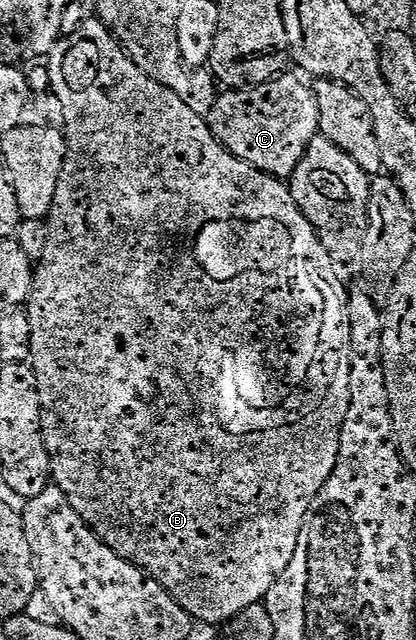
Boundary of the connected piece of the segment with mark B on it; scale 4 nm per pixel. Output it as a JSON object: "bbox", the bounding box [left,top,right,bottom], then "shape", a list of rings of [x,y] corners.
{"bbox":[26,16,350,624],"shape":[[[91,16],[73,34],[65,33],[51,50],[47,51],[48,82],[52,85],[52,94],[60,105],[60,114],[64,117],[62,129],[66,156],[62,164],[62,172],[58,176],[58,192],[54,192],[52,211],[46,219],[48,223],[48,239],[46,252],[42,252],[42,260],[35,263],[32,271],[32,294],[29,296],[26,309],[30,320],[30,336],[32,337],[32,357],[30,364],[36,369],[38,388],[40,389],[40,407],[44,409],[44,443],[48,454],[52,458],[51,481],[66,492],[70,504],[88,523],[88,527],[99,536],[107,546],[118,556],[149,574],[196,622],[209,624],[223,624],[229,622],[242,608],[250,608],[250,604],[263,602],[270,592],[270,588],[286,572],[286,564],[294,560],[294,548],[298,548],[298,536],[304,523],[306,512],[318,496],[318,492],[326,484],[330,472],[334,472],[334,464],[338,460],[340,447],[340,429],[342,420],[346,416],[346,408],[350,404],[350,368],[346,353],[346,302],[340,298],[340,290],[332,283],[332,274],[324,267],[325,259],[320,257],[324,249],[316,229],[302,216],[298,204],[294,200],[291,189],[281,179],[270,176],[250,164],[246,160],[238,160],[238,156],[223,146],[210,132],[205,115],[193,112],[183,100],[178,100],[170,88],[158,84],[158,80],[150,80],[138,64],[124,50],[123,45],[117,42],[111,30],[100,21],[99,17]]]}

